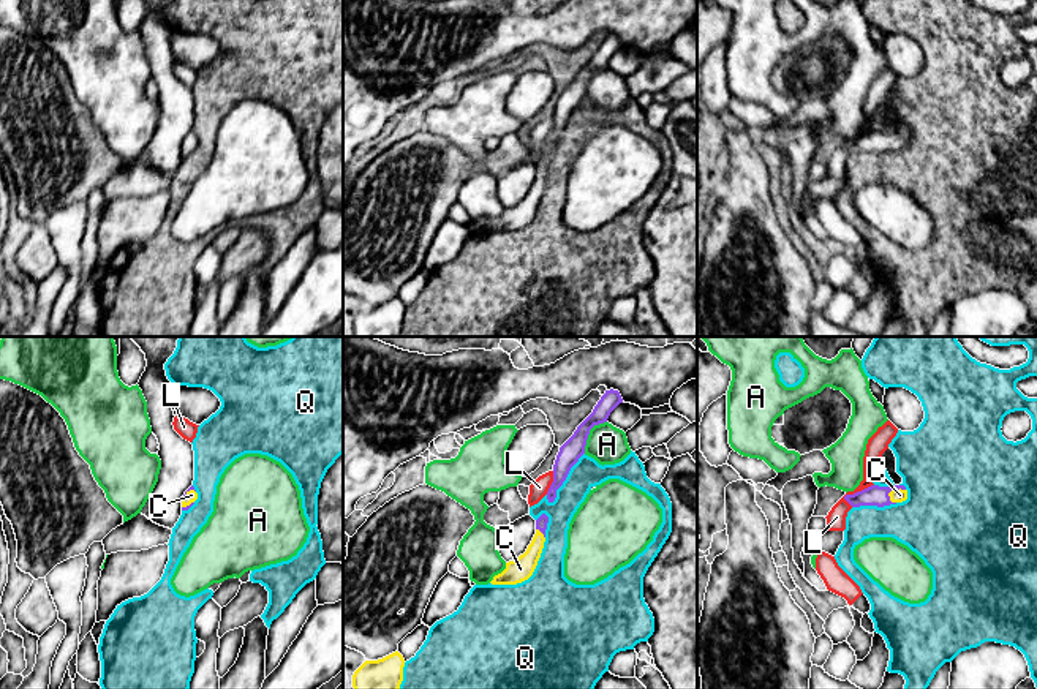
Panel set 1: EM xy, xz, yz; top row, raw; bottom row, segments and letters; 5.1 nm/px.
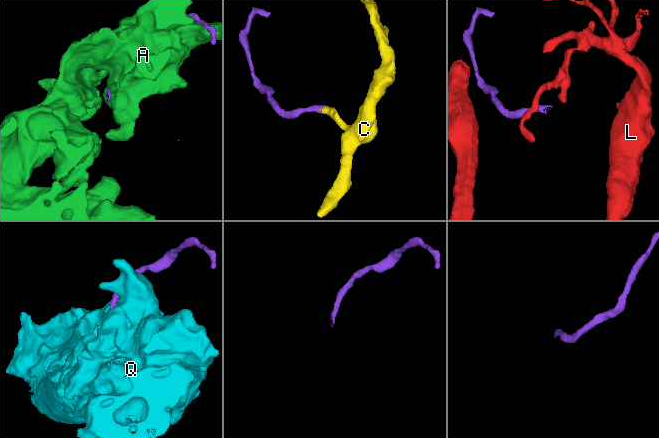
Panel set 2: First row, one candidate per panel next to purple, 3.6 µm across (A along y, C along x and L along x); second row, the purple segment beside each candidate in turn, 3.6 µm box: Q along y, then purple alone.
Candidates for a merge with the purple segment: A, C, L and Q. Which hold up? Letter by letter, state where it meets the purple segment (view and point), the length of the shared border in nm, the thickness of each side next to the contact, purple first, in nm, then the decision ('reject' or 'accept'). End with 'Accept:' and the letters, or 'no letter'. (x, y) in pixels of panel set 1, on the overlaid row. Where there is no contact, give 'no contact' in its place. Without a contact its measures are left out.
A: contact xz (588, 433); length 200 nm; calibres 110 and 200 nm; reject
C: contact yz (893, 489); length 110 nm; calibres 110 and 70 nm; accept
L: contact yz (857, 492); length 180 nm; calibres 110 and 100 nm; reject
Q: contact xz (565, 479); length 320 nm; calibres 110 and 150 nm; reject
Accept: C

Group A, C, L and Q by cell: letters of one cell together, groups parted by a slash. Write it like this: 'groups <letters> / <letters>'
groups A / C / L / Q

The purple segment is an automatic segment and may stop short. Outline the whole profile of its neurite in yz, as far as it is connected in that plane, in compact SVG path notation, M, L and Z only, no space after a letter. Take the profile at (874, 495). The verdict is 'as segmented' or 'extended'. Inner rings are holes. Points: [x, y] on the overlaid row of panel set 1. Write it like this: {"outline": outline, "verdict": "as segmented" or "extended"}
{"outline": "M871 485L862 491L854 493L854 495L846 495L844 499L852 507L860 507L860 506L884 507L884 506L906 501L907 490L904 485L893 485L893 487Z", "verdict": "extended"}

